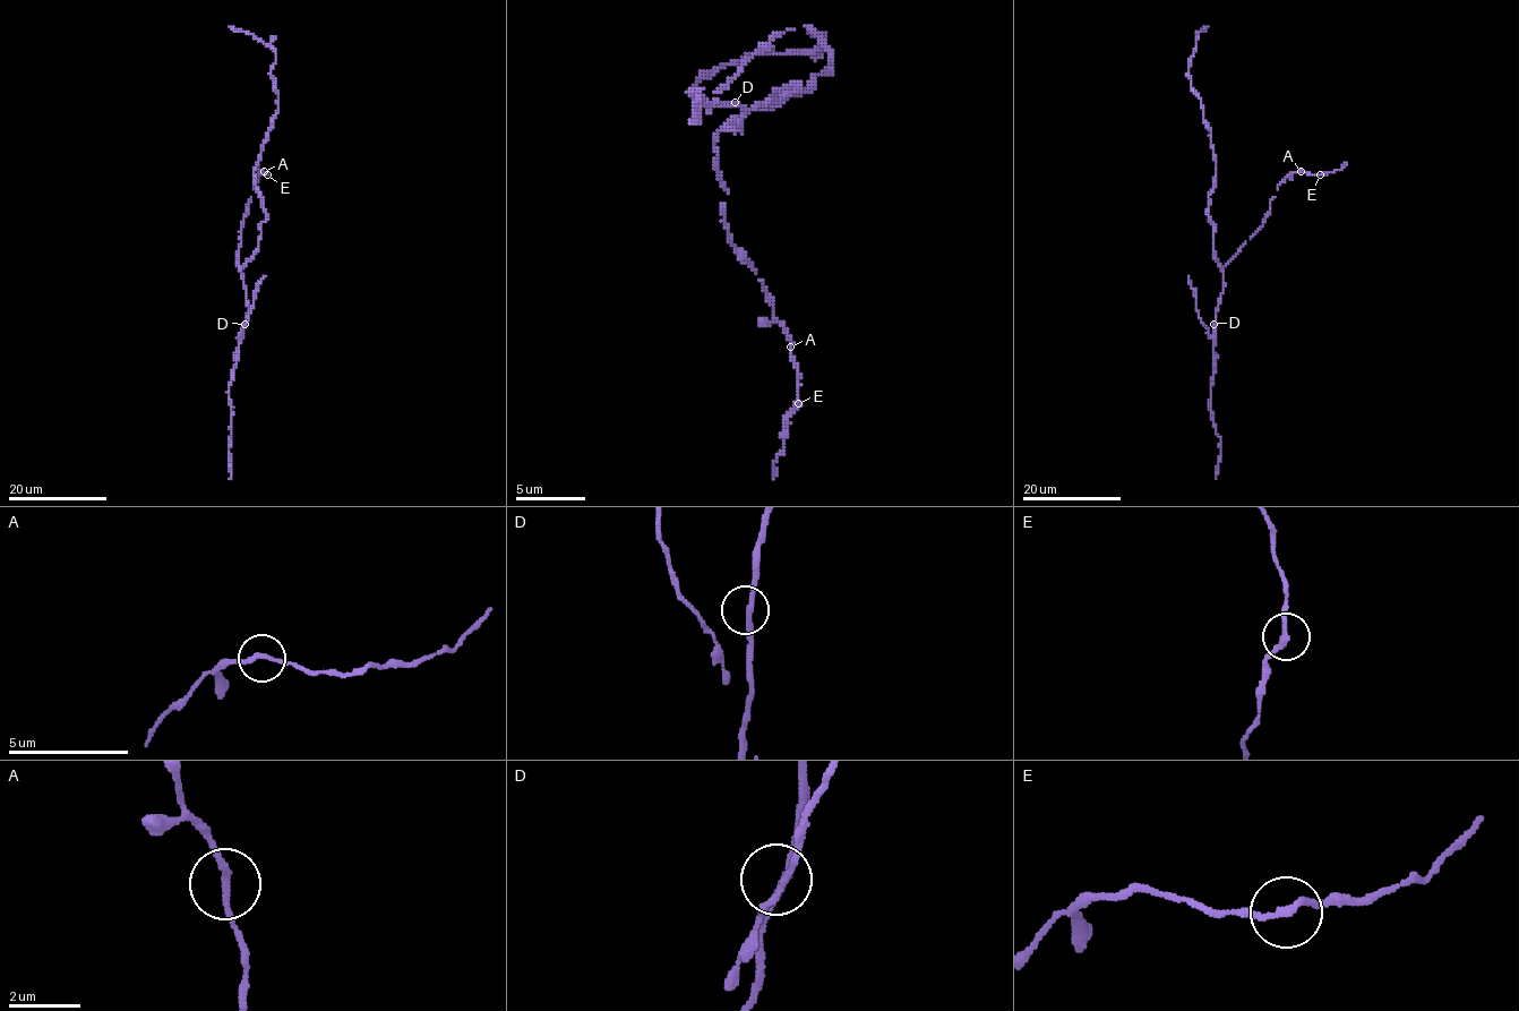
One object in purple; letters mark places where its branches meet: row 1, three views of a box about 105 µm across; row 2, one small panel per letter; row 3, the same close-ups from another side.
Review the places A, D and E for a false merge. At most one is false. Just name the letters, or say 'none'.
none

